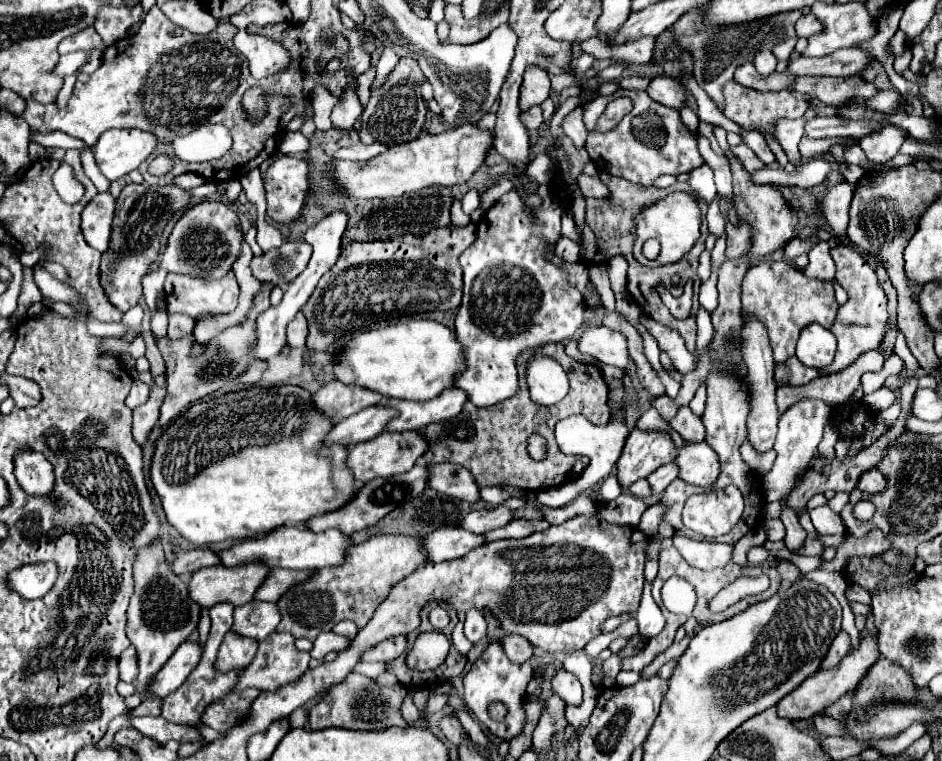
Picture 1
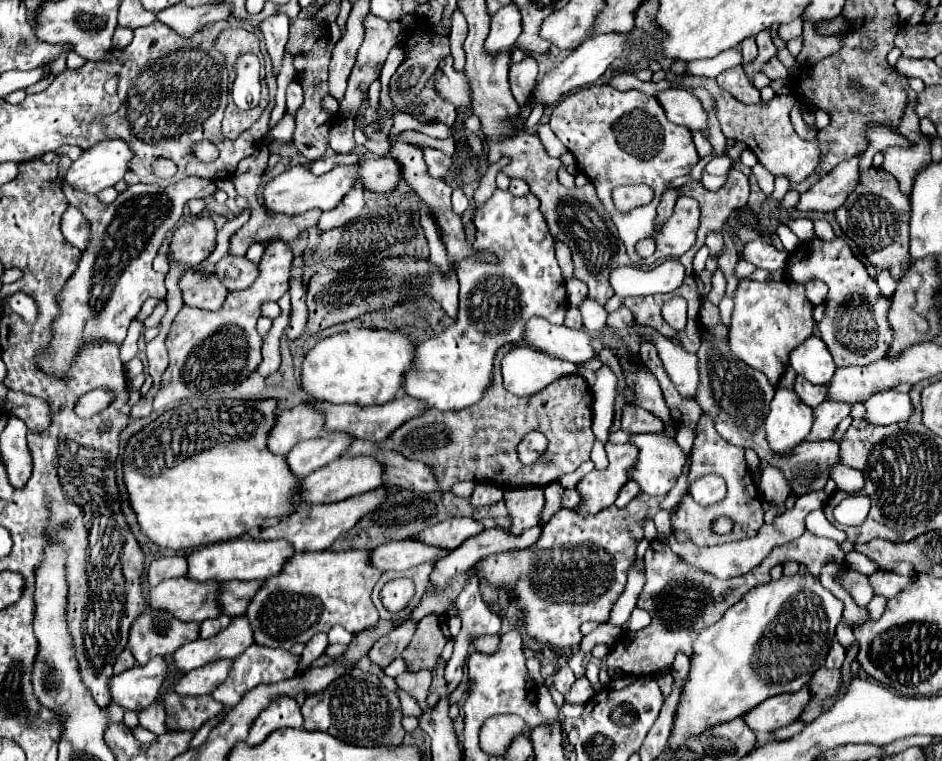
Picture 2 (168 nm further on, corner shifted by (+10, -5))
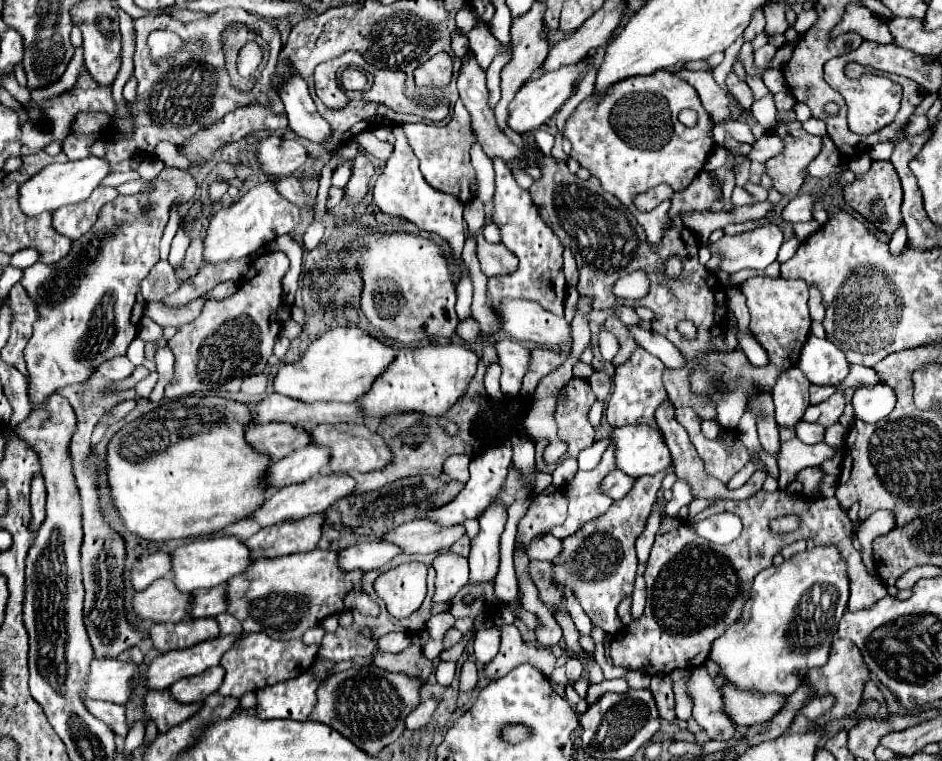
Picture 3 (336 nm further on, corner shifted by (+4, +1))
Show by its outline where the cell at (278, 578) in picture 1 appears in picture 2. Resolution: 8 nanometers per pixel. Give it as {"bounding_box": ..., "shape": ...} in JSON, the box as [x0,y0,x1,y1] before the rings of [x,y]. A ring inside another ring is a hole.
{"bounding_box":[220,581,262,615],"shape":[[[224,581],[220,585],[220,605],[224,615],[244,615],[254,593],[262,587],[262,581]]]}

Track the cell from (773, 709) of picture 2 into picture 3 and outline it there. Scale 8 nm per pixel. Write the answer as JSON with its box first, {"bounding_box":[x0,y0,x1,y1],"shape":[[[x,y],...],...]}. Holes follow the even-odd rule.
{"bounding_box":[716,679,784,727],"shape":[[[716,679],[718,689],[724,695],[724,711],[738,727],[750,727],[754,723],[764,723],[772,719],[780,707],[784,707],[784,697],[780,695],[760,695],[752,691],[740,691],[724,679]]]}

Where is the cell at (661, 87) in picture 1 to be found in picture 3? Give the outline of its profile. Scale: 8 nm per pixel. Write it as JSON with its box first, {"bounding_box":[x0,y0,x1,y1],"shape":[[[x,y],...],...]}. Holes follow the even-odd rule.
{"bounding_box":[726,121,756,145],"shape":[[[728,121],[728,123],[726,123],[726,131],[728,131],[736,141],[740,141],[740,143],[750,143],[750,145],[754,145],[754,141],[756,141],[752,129],[750,129],[746,123]]]}

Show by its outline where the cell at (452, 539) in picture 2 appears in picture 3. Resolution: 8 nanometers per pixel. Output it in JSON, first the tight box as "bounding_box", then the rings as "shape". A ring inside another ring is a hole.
{"bounding_box":[382,521,466,555],"shape":[[[410,521],[404,525],[398,525],[392,531],[386,531],[382,541],[396,543],[402,553],[406,555],[428,555],[442,549],[450,549],[466,529],[462,525],[454,527],[440,527],[432,521]]]}

